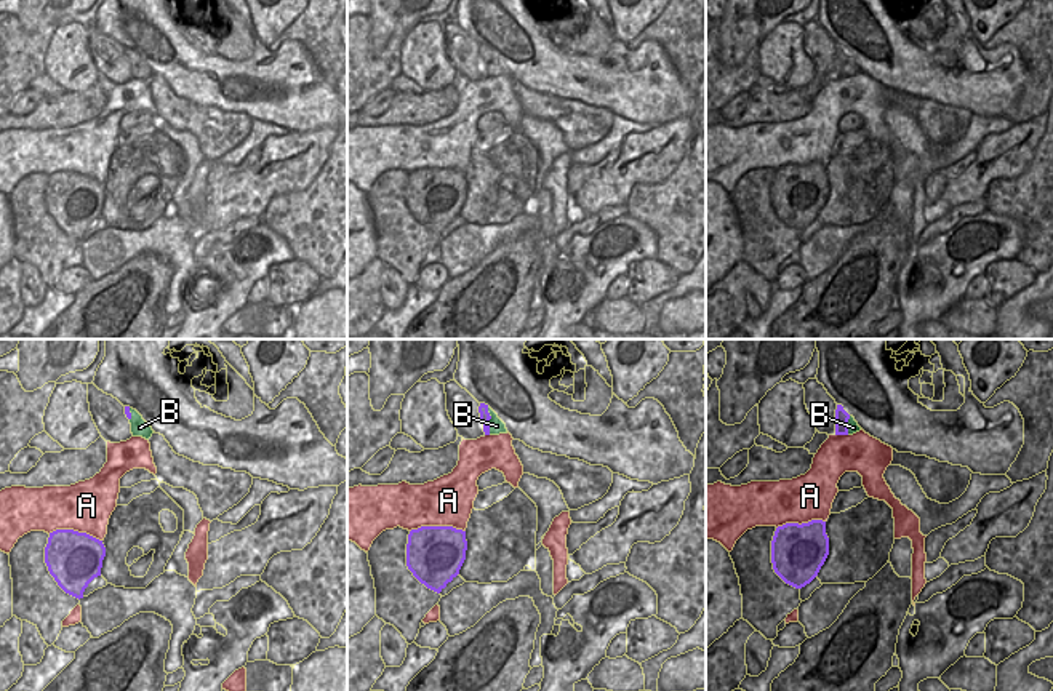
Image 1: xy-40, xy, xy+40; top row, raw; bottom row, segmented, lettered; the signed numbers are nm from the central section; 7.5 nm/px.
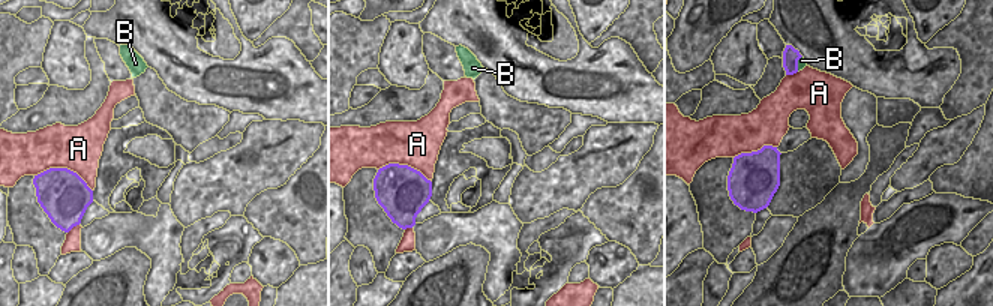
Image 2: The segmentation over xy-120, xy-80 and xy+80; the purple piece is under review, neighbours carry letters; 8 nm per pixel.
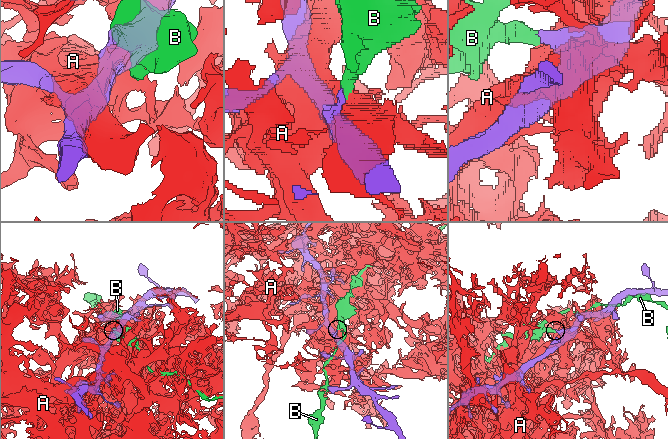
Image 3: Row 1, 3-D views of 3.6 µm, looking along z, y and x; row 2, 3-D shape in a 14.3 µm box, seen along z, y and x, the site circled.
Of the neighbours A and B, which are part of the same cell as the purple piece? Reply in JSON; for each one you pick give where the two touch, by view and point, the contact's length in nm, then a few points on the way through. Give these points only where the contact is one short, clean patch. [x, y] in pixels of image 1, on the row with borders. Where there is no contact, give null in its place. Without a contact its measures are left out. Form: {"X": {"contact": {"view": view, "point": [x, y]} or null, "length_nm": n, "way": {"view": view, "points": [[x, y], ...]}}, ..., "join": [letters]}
{"join": []}

